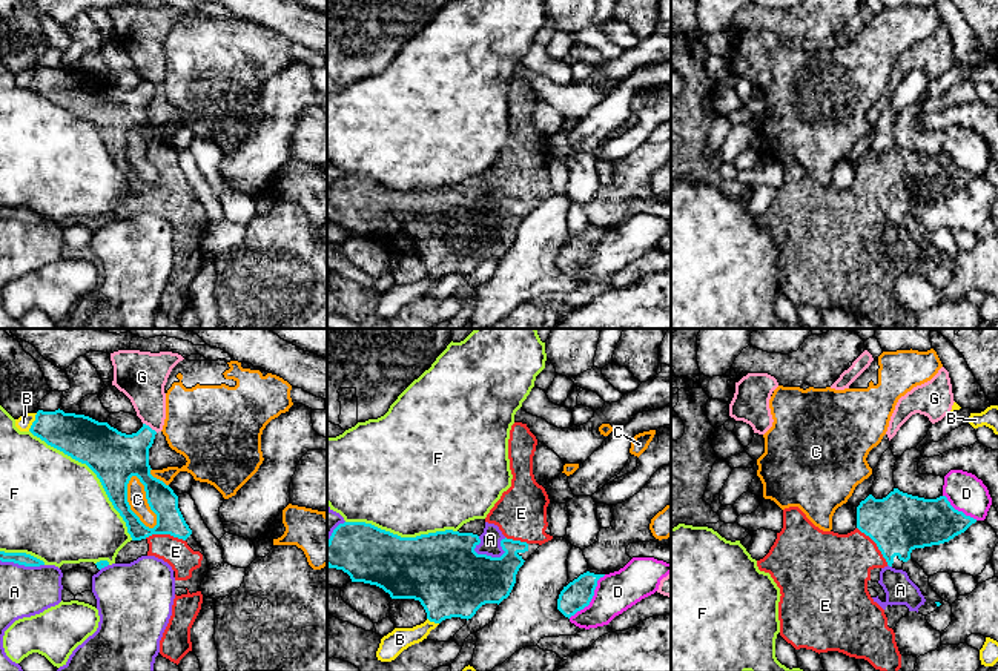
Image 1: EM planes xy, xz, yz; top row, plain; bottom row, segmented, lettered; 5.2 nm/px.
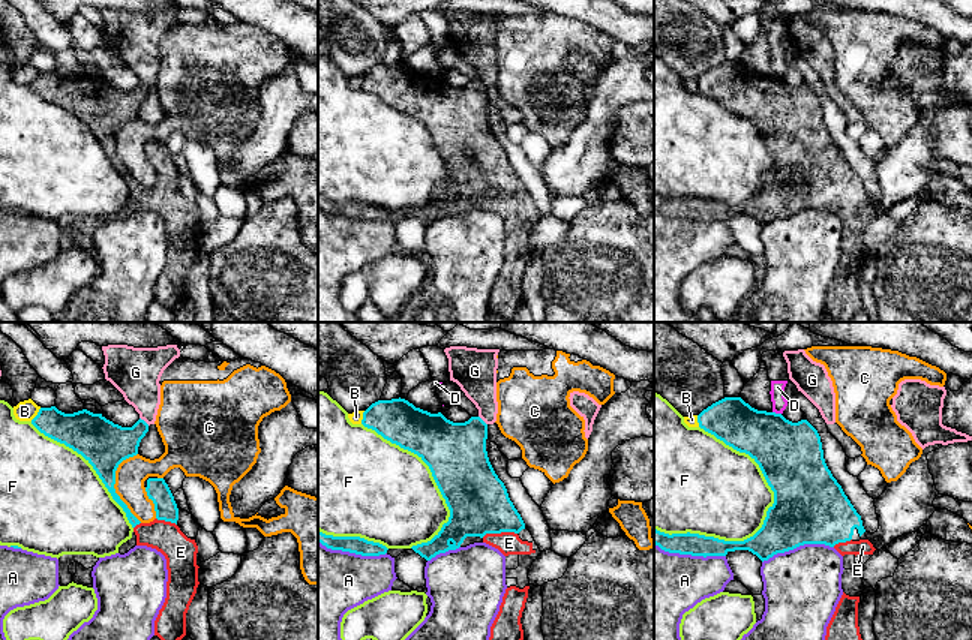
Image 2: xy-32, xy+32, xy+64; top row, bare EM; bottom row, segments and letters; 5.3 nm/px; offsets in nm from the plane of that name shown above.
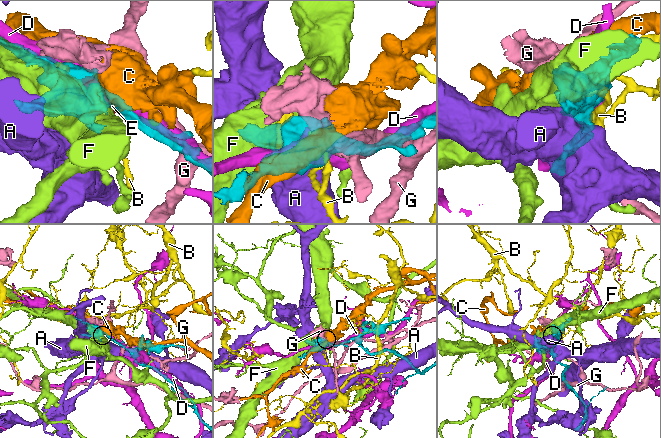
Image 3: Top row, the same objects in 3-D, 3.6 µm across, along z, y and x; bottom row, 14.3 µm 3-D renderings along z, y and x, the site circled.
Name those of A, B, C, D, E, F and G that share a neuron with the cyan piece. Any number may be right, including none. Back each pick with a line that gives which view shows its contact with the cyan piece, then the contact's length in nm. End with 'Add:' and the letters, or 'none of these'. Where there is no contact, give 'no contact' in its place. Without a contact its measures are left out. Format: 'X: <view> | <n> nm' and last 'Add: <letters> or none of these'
E: xy | 220 nm
Add: E

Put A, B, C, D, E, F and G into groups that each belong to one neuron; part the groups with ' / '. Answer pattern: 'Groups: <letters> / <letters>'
Groups: A / B / C / D / E / F / G

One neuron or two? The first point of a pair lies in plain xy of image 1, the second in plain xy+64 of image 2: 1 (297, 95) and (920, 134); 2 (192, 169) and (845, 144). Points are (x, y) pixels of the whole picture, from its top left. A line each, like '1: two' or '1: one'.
1: one
2: one

